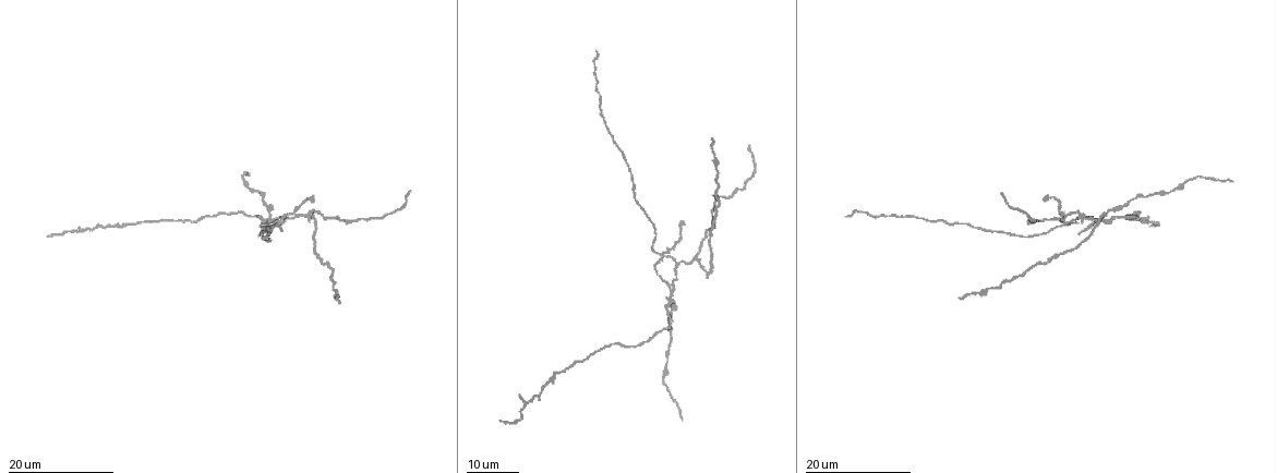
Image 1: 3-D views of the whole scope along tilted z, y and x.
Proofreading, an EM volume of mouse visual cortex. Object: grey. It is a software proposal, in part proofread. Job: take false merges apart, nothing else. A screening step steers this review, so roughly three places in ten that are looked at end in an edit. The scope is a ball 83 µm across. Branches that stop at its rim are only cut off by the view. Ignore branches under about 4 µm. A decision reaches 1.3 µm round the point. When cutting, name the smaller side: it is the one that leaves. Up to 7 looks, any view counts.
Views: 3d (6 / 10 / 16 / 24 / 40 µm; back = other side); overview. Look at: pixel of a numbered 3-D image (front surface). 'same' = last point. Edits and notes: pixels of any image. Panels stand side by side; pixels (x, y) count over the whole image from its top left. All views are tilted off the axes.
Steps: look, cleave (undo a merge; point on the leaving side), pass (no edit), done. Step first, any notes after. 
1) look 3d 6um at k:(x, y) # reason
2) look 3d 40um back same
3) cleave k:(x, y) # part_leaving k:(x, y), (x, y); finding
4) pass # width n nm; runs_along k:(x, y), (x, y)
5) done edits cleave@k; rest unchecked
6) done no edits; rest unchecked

look 3d 16um at 1:(696, 260) # looks like a crossing

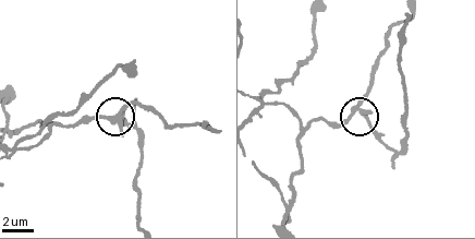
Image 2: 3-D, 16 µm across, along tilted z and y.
look 3d 10um at 2:(119, 112) # closer look

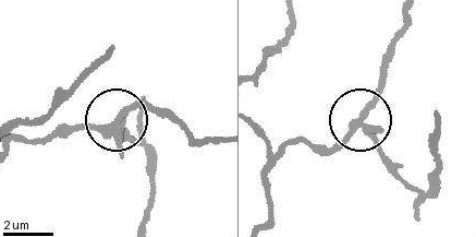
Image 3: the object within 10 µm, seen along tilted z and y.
cleave 3:(382, 156) # part_leaving 3:(364, 129), (400, 176), (431, 190), (440, 175), (439, 114); two neurons meet here

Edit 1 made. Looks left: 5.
look 3d 16um at 1:(1064, 223) # looks like a crossing

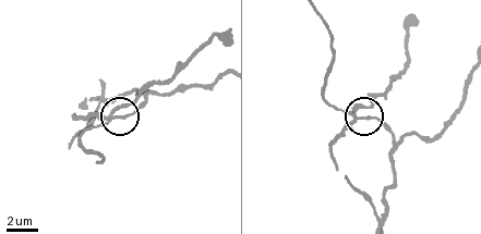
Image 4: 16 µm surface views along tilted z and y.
look 3d 6um at 4:(354, 116)

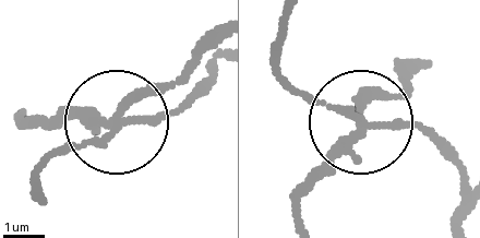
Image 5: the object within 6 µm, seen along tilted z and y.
cleave 5:(56, 128) # part_leaving 5:(118, 118), (211, 49); two neurons meet here

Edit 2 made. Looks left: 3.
look 3d 16um at 1:(1104, 218) # thin arm on a thick one

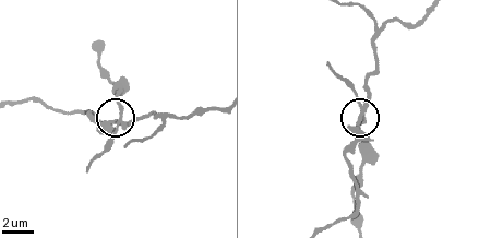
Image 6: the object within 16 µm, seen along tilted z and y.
look 3d 10um at 6:(361, 117)

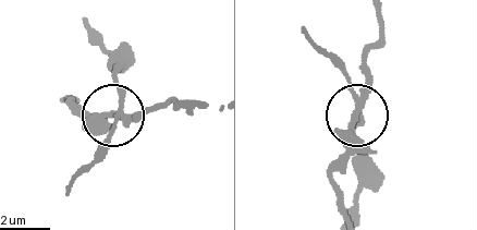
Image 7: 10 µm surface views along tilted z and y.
cleave 7:(121, 91) # part_leaving 7:(356, 101), (354, 215); a second neuron is stuck on

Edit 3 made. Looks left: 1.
done edits cleave@3, cleave@5, cleave@7; rest unchecked

